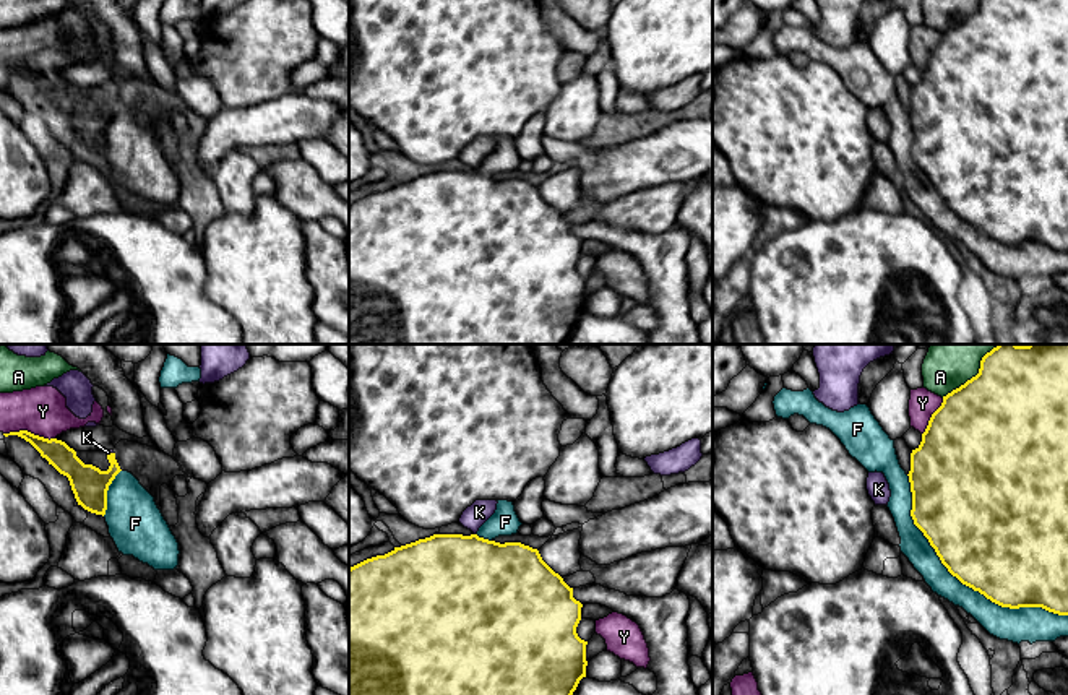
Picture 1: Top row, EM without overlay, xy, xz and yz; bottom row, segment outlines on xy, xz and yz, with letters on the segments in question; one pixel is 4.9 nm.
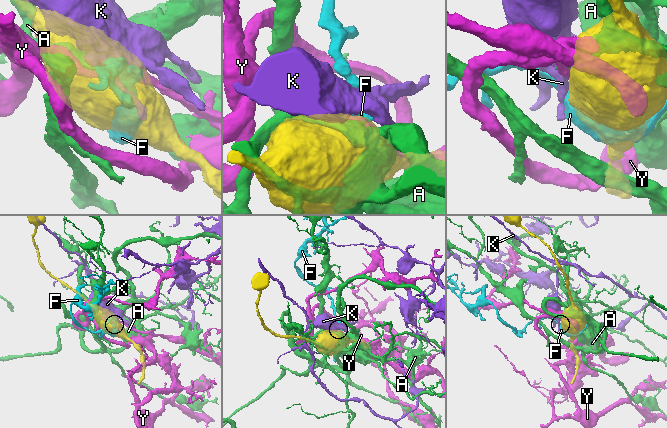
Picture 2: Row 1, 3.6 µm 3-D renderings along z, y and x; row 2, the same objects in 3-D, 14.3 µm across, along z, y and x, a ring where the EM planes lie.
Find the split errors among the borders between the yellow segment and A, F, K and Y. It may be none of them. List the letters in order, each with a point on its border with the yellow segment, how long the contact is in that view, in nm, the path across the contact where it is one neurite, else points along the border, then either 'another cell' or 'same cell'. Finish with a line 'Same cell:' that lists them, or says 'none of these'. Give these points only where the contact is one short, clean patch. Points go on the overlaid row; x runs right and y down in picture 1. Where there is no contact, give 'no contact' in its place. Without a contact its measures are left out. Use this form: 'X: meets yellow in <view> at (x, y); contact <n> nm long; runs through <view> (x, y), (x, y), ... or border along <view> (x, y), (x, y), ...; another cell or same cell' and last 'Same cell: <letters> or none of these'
A: meets yellow in yz at (976, 375); contact 380 nm long; another cell
F: meets yellow in yz at (960, 580); contact 1050 nm long; another cell
K: meets yellow in xy at (111, 453); contact 40 nm long; border along xy (112, 452), (107, 455); another cell
Y: meets yellow in xy at (30, 432); contact 260 nm long; another cell
Same cell: none of these

